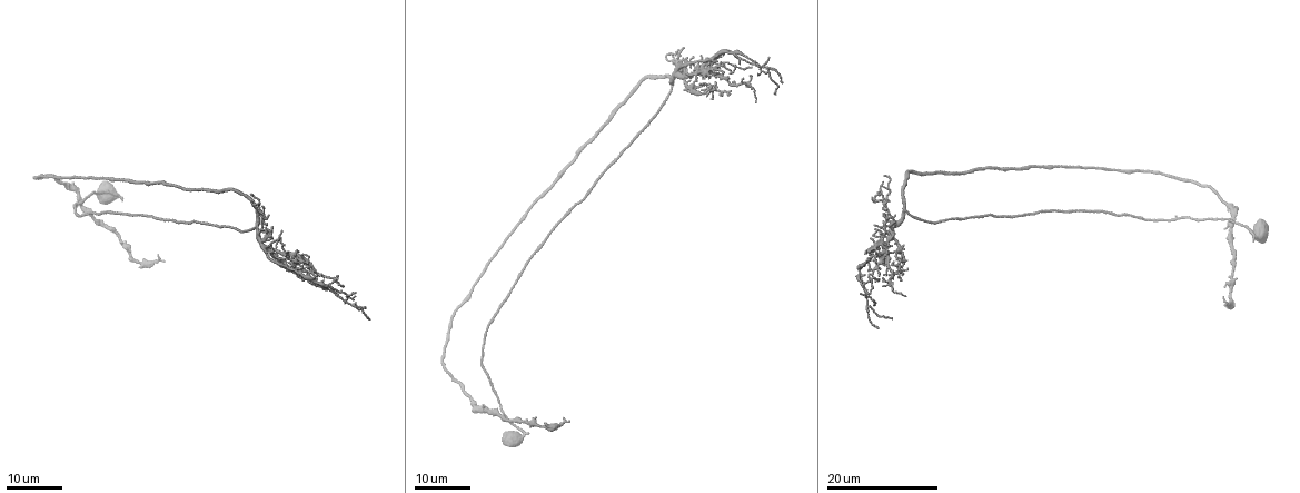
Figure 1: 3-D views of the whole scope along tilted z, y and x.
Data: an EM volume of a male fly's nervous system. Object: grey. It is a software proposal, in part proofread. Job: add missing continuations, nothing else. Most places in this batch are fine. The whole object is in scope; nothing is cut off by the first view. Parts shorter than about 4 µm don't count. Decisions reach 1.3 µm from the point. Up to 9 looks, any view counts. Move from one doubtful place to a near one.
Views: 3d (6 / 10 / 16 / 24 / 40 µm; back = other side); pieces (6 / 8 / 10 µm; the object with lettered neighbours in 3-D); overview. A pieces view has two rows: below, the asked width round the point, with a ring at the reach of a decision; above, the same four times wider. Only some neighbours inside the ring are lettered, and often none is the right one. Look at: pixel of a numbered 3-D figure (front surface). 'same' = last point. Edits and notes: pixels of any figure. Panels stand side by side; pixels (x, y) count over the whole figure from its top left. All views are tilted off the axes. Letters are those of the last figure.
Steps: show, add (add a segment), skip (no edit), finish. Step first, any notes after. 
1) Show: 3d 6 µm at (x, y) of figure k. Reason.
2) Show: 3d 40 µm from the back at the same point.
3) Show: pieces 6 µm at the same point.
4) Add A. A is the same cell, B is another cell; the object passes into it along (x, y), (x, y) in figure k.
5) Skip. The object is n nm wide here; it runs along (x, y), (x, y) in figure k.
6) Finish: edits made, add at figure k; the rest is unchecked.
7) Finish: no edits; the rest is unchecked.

Show: 3d 16 µm at (1224, 299) of figure 1. Thin end.

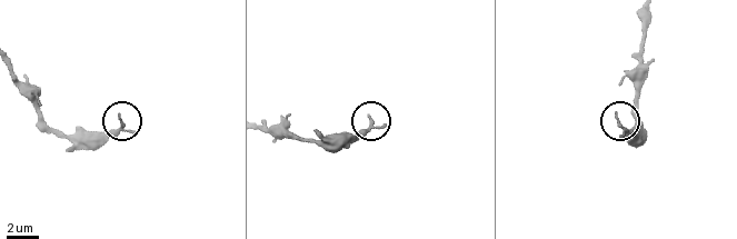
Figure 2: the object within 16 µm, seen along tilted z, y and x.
Show: pieces 6 µm at (118, 119) of figure 2.

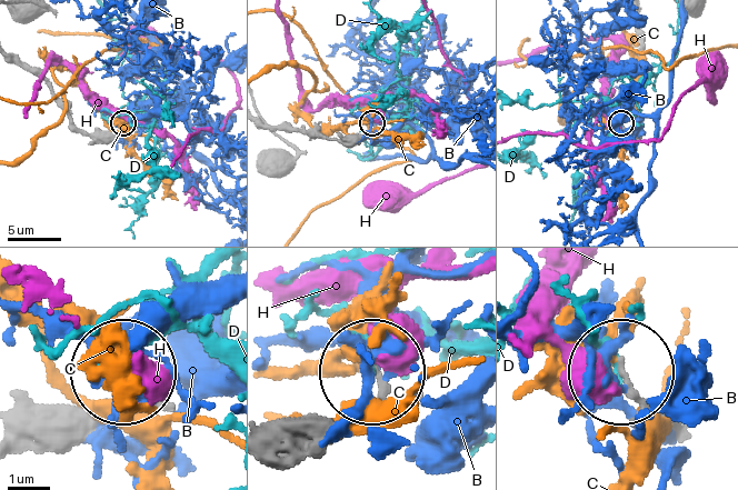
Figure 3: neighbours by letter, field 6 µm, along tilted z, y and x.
Skip. B, C, D and H are other cells; no lettered segment goes on from it.

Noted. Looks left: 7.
Show: 3d 16 µm at (685, 58) of figure 1. Free end.

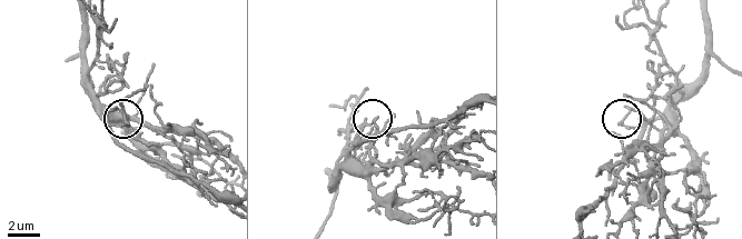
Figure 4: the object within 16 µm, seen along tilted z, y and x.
Show: pieces 10 µm at (375, 117) of figure 4.

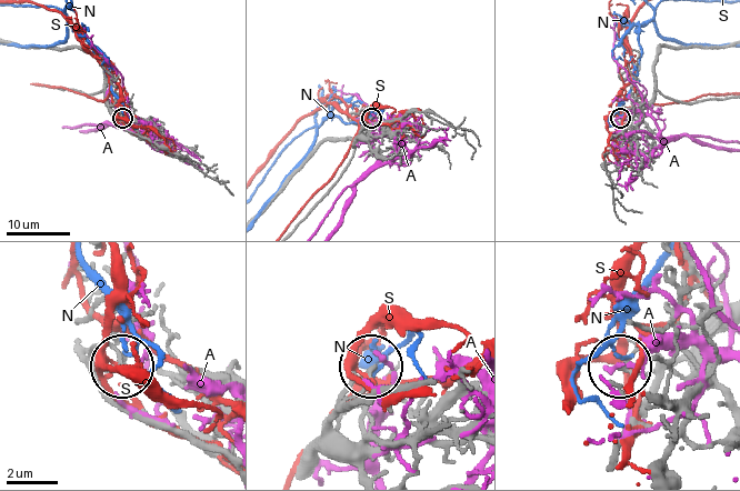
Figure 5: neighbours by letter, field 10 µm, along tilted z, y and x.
Skip. A, N and S are other cells; no lettered segment goes on from it.

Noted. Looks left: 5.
Show: 3d 24 µm at (774, 94) of figure 1. End of a long branch.

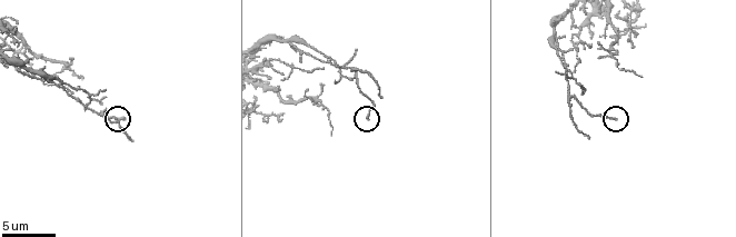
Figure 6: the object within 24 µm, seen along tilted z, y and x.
Show: pieces 10 µm at (613, 117) of figure 6. What lies round it.

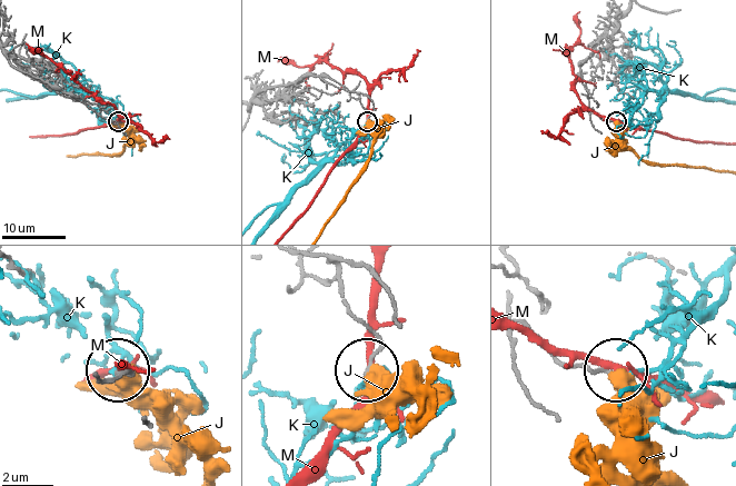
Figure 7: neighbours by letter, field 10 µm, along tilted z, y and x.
Skip. J, K and M are other cells; it runs along (291, 87), (319, 76), (358, 93), (369, 115), (367, 120) in figure 7; no lettered segment goes on from it.

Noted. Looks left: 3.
Show: 3d 24 µm at (716, 88) of figure 1. Tapers out.

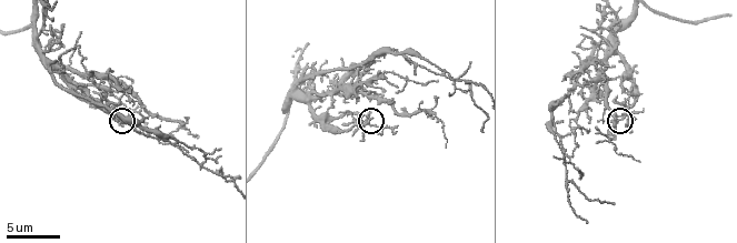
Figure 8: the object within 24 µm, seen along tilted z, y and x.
Show: pieces 10 µm at (373, 120) of figure 8.

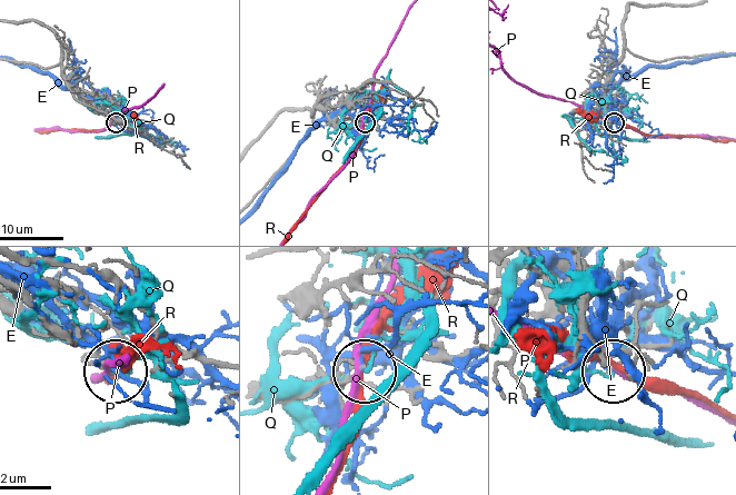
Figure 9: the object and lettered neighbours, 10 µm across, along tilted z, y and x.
Skip. The object is 150 nm wide here; E, P, Q and R are other cells; no lettered segment goes on from it.

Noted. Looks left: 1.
Finish: no edits; the rest is unchecked.

